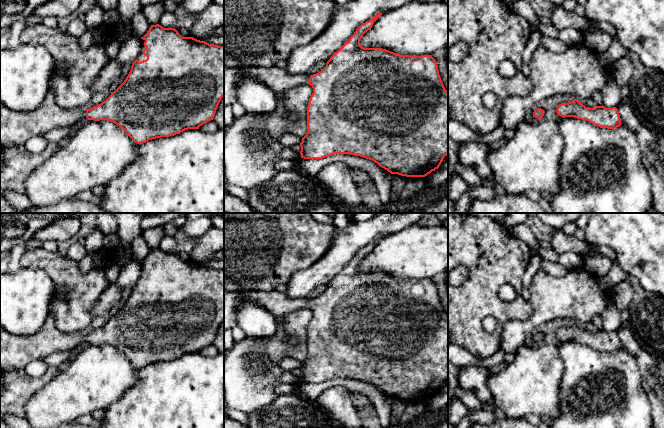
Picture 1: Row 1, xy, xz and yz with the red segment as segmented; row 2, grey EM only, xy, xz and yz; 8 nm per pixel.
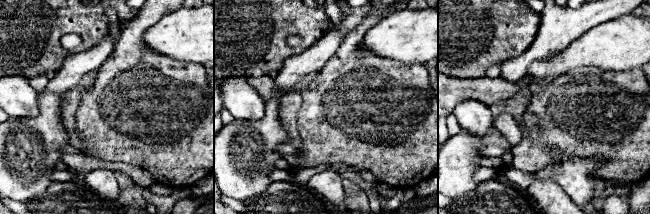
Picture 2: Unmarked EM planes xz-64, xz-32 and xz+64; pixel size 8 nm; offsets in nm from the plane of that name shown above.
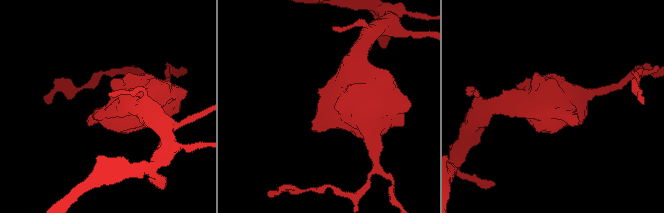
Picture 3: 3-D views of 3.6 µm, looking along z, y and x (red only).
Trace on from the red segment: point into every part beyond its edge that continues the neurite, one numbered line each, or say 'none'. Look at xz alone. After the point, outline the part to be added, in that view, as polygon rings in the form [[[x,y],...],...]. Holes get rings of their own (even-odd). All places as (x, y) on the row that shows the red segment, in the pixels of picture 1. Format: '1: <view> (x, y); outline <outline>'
1: xz (277, 79); outline [[[277,66],[246,69],[224,67],[224,107],[237,101],[237,84],[242,77],[255,77],[277,95],[293,87],[308,84],[310,80],[310,74],[291,75],[285,68]]]

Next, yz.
none

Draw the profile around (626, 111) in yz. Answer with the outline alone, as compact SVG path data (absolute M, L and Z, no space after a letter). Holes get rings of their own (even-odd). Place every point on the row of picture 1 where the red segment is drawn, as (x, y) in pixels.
M622 102L618 107L621 123L636 133L640 121L635 114L635 110L630 102Z

